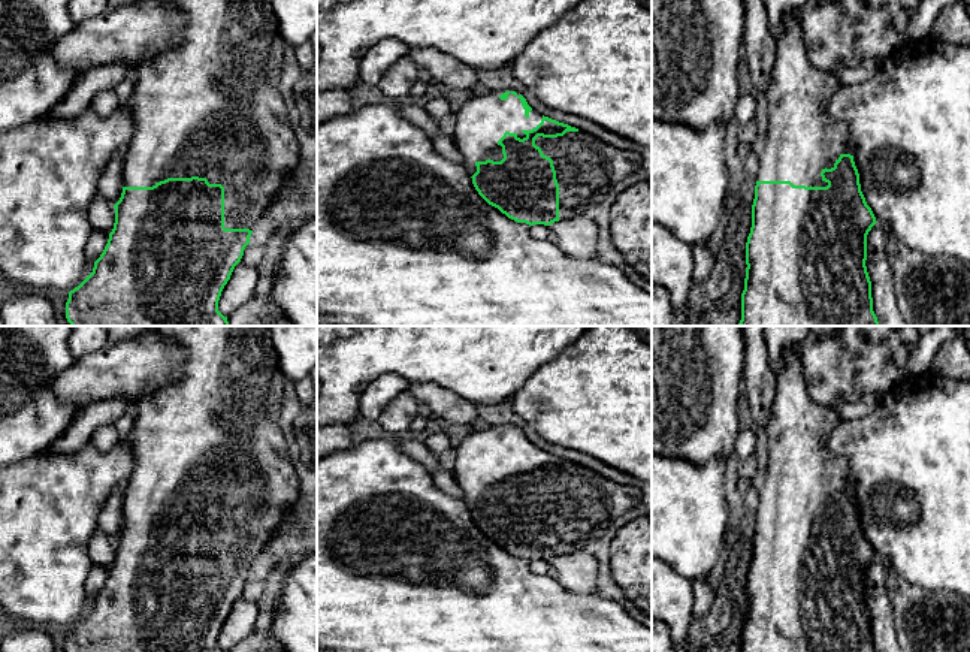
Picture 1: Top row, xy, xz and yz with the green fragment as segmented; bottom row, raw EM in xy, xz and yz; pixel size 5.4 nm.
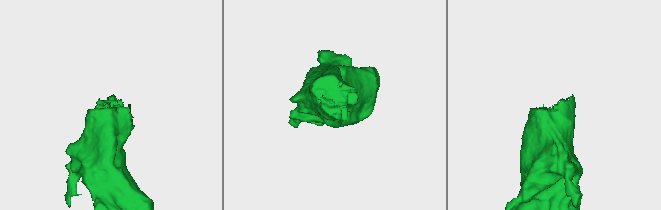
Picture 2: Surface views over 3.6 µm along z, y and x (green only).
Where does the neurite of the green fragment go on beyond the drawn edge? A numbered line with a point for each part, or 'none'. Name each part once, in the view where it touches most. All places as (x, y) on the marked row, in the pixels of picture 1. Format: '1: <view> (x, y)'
1: xy (209, 106)

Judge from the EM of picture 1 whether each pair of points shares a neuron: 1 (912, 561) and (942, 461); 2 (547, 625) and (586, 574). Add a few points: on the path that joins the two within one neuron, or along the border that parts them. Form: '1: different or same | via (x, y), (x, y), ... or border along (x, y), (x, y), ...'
1: same | via (937, 536), (942, 531), (942, 486)
2: different | border along (552, 574), (574, 592), (597, 594)

